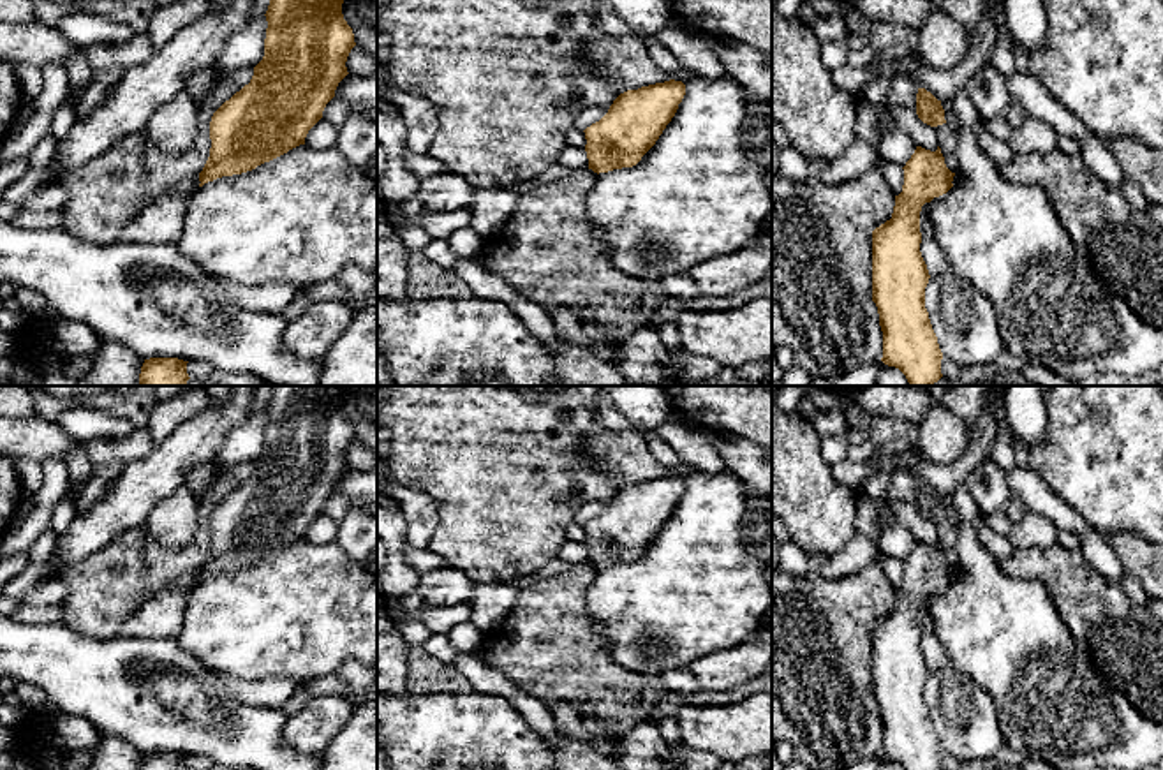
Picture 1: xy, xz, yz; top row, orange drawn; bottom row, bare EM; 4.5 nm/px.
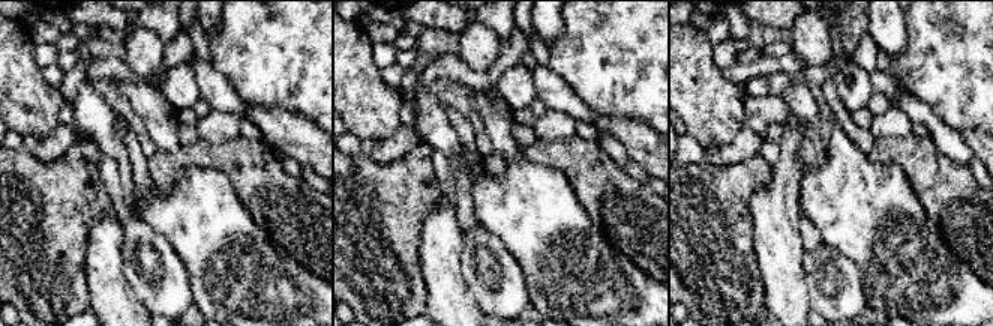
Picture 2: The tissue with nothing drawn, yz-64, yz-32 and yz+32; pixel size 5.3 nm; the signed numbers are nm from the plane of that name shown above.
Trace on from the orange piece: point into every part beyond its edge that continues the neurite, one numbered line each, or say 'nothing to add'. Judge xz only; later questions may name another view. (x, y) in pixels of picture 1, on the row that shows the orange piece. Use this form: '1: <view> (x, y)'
nothing to add

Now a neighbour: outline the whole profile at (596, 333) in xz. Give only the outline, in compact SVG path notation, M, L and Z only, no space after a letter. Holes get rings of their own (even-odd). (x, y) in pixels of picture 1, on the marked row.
M585 322L583 331L592 344L604 345L604 347L615 351L617 345L606 337L606 331L601 324Z

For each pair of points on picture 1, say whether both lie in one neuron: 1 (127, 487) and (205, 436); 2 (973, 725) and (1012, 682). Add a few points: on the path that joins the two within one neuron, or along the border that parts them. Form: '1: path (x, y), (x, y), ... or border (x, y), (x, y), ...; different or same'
1: path (147, 481), (185, 448); same
2: border (964, 673), (991, 696), (1005, 742); different

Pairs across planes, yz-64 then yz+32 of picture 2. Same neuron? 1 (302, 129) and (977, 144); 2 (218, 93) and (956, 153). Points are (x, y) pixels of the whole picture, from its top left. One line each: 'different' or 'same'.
1: same
2: same

